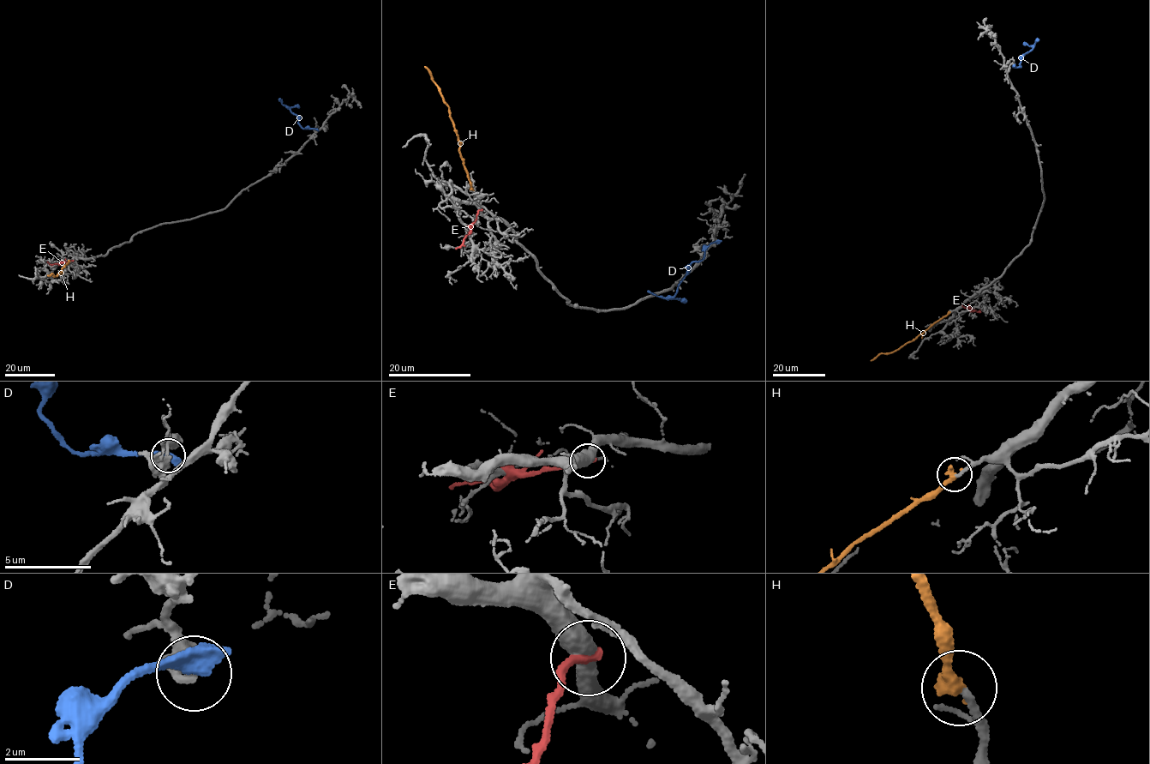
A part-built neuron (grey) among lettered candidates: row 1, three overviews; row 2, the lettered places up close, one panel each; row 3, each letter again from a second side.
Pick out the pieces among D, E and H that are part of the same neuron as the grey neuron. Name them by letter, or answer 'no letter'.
H

